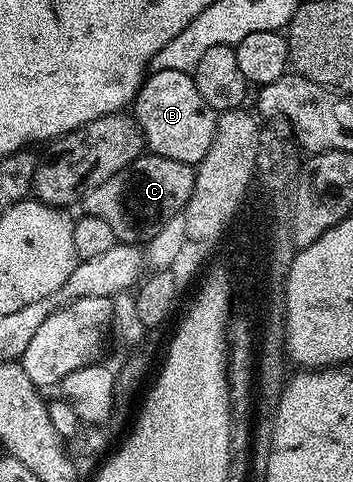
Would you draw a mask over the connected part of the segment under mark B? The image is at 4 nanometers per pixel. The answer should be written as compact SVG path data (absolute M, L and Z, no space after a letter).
M152 70L134 99L134 121L144 133L145 147L158 156L199 164L206 156L216 131L217 111L202 100L195 77L189 72Z

